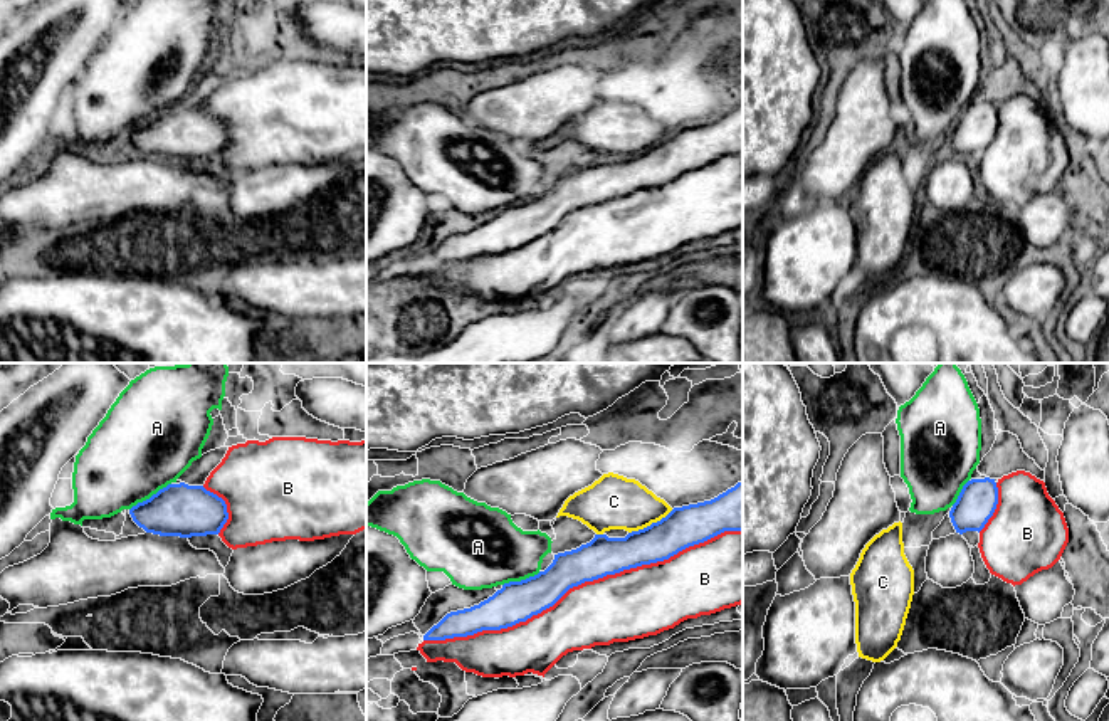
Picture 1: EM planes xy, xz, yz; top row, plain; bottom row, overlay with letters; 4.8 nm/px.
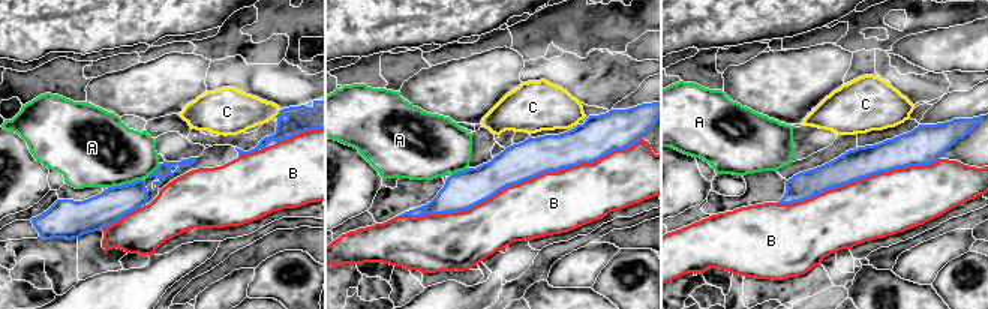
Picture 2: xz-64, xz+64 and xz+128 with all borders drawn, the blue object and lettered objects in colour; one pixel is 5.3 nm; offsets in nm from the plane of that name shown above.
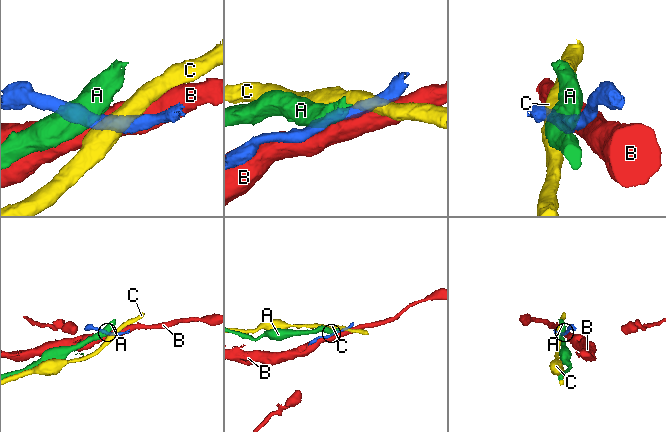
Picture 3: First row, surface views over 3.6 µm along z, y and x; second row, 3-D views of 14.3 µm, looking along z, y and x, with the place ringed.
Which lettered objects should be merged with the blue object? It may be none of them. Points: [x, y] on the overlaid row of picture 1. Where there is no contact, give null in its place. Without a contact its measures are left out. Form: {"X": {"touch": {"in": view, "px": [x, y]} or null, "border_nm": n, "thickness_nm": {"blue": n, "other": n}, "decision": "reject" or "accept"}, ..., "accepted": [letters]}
{"A": {"touch": {"in": "xy", "px": [152, 496]}, "border_nm": 240, "thickness_nm": {"blue": 260, "other": 440}, "decision": "reject"}, "B": {"touch": {"in": "xz", "px": [582, 582]}, "border_nm": 1600, "thickness_nm": {"blue": 180, "other": 320}, "decision": "reject"}, "C": {"touch": {"in": "xz", "px": [652, 523]}, "border_nm": 240, "thickness_nm": {"blue": 190, "other": 260}, "decision": "reject"}, "accepted": []}

